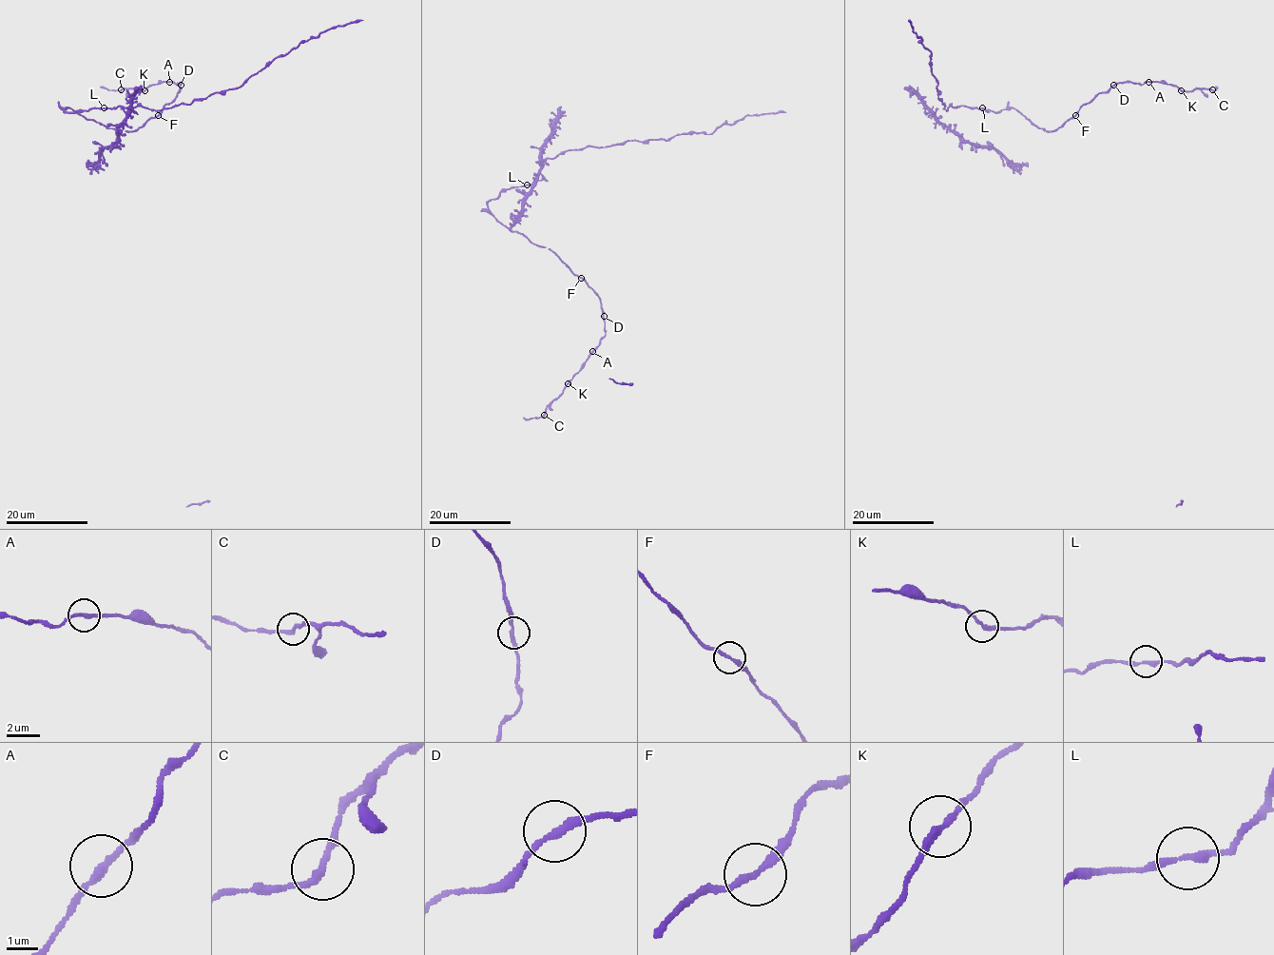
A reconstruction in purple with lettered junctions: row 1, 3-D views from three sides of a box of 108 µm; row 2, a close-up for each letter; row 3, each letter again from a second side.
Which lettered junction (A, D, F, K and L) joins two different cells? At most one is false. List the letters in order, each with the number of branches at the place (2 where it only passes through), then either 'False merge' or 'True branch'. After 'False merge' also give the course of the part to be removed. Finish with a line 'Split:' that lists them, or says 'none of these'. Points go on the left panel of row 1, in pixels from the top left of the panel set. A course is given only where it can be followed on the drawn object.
A: Branches: 2. True branch
D: Branches: 2. True branch
F: Branches: 2. True branch
K: Branches: 2. True branch
L: Branches: 2. True branch
Split: none of these

